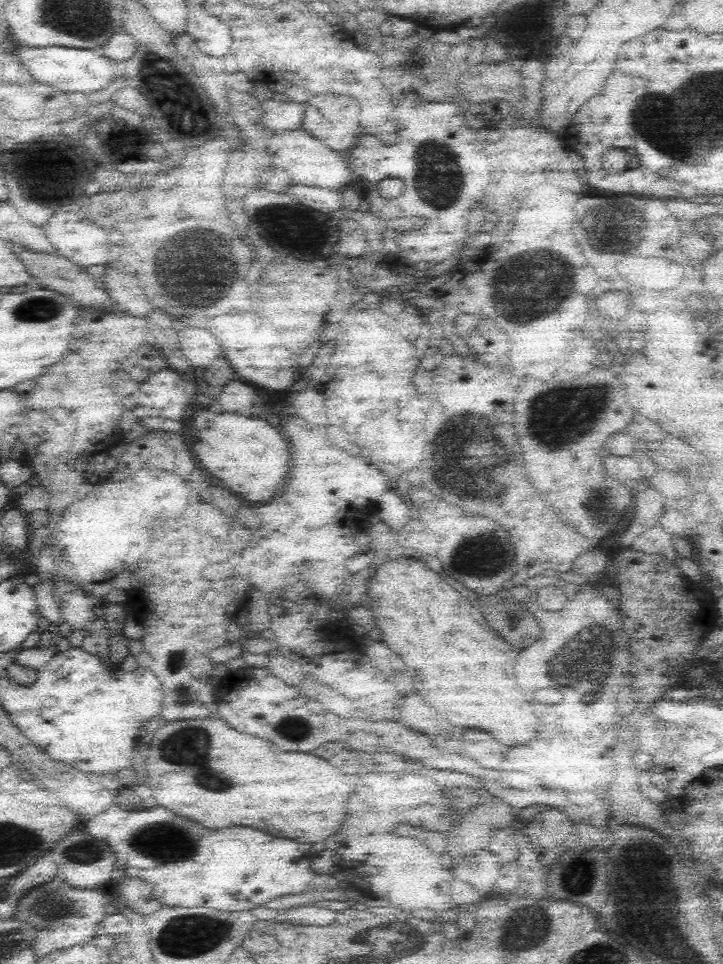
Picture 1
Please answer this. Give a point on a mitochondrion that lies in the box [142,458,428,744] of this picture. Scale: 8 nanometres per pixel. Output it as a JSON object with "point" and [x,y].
{"point":[293,728]}

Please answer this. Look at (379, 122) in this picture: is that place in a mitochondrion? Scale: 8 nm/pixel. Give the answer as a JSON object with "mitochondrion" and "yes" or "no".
{"mitochondrion":"no"}

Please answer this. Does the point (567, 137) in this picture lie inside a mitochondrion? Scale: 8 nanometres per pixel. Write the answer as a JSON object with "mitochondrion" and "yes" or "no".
{"mitochondrion":"no"}

